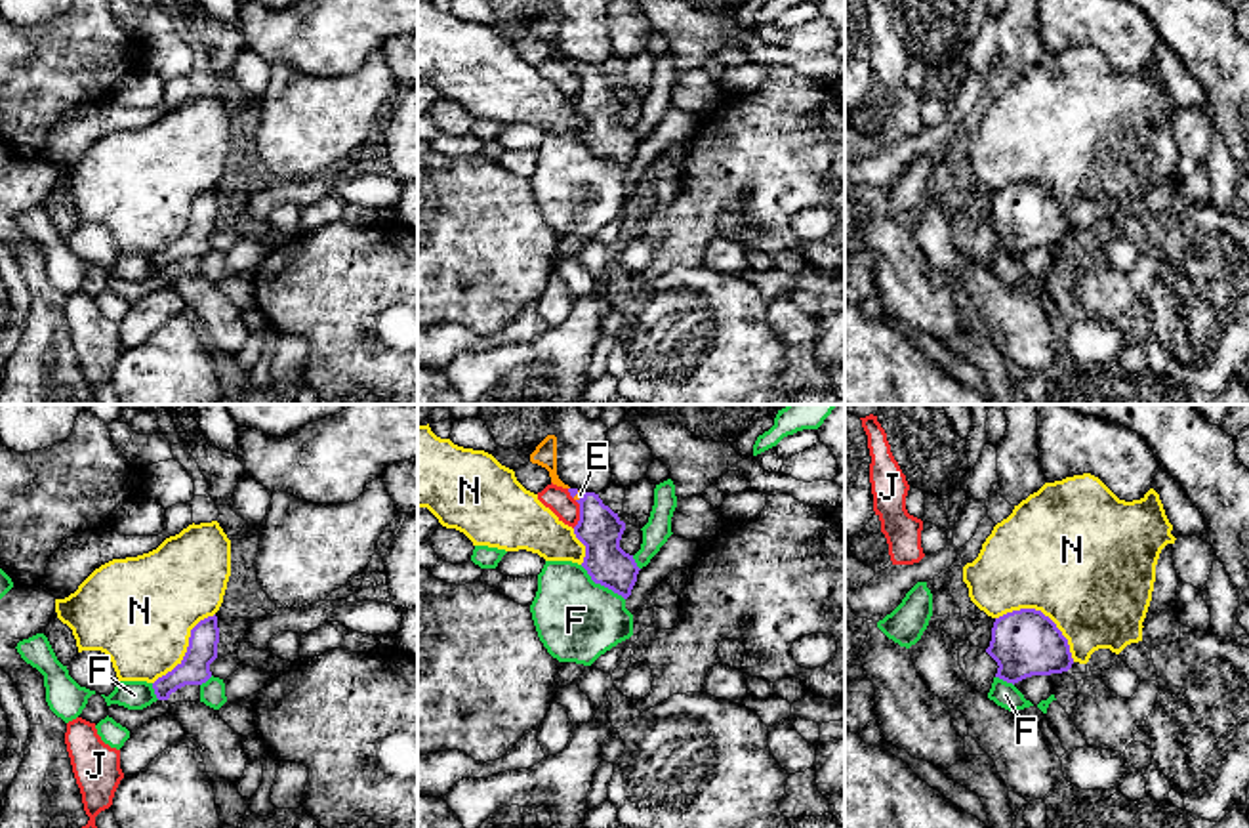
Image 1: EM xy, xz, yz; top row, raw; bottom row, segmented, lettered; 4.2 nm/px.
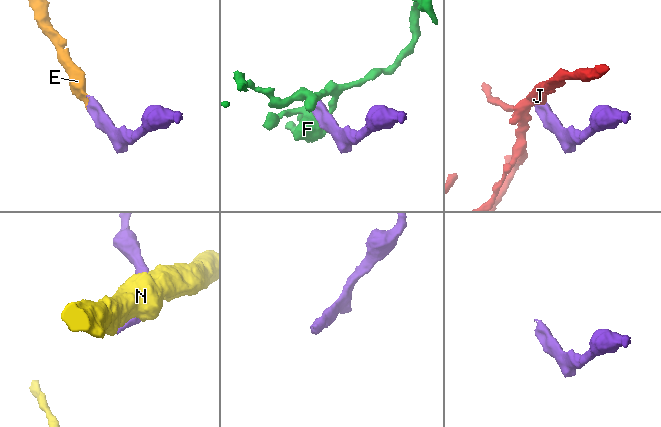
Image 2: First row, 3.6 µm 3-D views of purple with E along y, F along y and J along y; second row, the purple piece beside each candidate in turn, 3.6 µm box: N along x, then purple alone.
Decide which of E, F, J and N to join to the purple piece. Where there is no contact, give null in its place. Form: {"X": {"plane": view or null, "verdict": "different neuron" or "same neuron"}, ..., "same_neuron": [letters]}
{"E": {"plane": "xz", "verdict": "same neuron"}, "F": {"plane": "xz", "verdict": "different neuron"}, "J": {"plane": "xz", "verdict": "different neuron"}, "N": {"plane": "yz", "verdict": "different neuron"}, "same_neuron": ["E"]}

